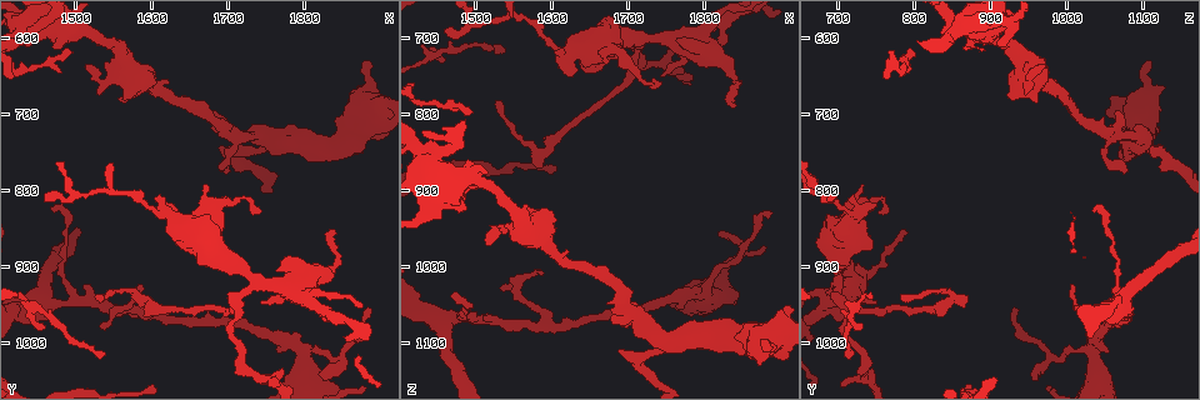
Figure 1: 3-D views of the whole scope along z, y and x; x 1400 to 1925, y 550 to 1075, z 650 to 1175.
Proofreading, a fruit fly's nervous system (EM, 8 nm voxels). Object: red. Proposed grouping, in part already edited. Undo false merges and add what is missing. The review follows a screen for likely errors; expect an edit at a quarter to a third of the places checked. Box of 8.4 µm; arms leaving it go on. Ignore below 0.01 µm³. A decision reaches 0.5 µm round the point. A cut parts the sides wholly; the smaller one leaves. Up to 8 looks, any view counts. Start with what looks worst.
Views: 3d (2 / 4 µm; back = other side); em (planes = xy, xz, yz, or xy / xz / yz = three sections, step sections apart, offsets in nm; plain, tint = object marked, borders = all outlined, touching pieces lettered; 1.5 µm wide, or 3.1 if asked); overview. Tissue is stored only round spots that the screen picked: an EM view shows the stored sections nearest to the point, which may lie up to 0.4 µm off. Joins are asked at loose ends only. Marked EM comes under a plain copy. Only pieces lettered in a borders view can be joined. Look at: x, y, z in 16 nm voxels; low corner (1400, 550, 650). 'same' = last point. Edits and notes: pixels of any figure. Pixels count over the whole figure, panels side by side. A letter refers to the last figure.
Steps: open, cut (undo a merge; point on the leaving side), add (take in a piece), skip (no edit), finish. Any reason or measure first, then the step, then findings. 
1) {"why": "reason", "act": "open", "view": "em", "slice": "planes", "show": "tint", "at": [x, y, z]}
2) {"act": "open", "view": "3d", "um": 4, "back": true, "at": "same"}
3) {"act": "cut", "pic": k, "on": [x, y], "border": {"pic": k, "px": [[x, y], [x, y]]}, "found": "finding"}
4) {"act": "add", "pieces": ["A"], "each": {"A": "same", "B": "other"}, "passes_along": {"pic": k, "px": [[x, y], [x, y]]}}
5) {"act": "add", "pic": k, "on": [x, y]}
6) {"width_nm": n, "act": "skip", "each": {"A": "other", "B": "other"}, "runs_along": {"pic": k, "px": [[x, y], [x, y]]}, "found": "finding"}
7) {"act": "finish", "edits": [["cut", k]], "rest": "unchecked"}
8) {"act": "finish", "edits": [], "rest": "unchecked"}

{"act": "open", "view": "3d", "um": 2, "at": [1685, 695, 1065]}

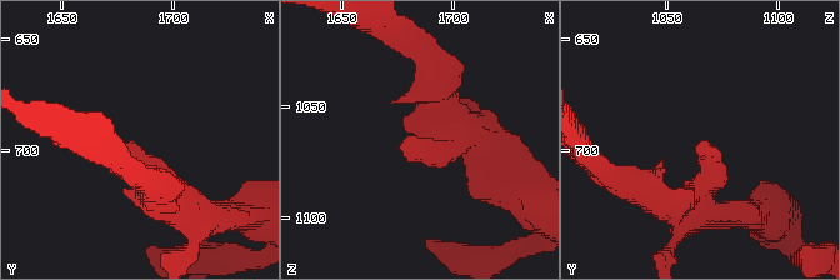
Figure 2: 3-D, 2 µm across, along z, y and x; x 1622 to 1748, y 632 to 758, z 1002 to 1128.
{"act": "open", "view": "em", "slice": "planes", "show": "tint", "at": [1680, 695, 1066]}

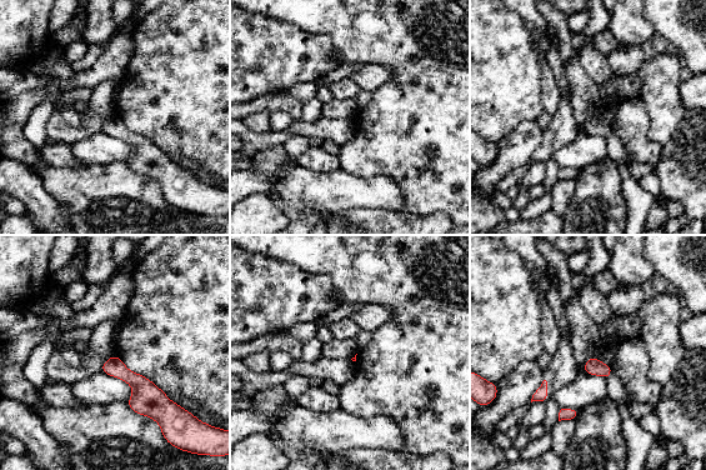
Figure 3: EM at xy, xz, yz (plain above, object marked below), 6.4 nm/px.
{"act": "open", "view": "em", "slice": "planes", "show": "borders", "at": "same"}

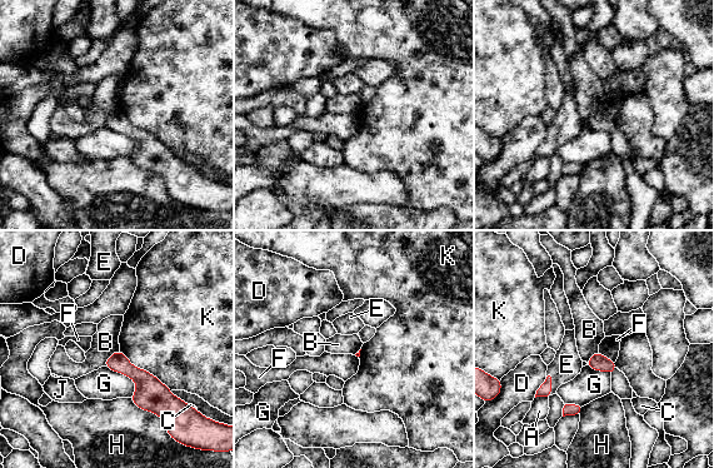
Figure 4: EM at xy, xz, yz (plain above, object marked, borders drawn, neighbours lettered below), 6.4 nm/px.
{"act": "add", "pieces": ["E"], "each": {"A": "other", "B": "other", "C": "other", "D": "other", "E": "same", "F": "other", "G": "other", "H": "other", "J": "other", "K": "other"}, "passes_along": {"pic": 4, "px": [[544, 391], [550, 384], [567, 364]]}, "found": "the neuron continues"}

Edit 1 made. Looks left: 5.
{"why": "tapers out", "act": "open", "view": "3d", "um": 4, "at": [1885, 955, 935]}

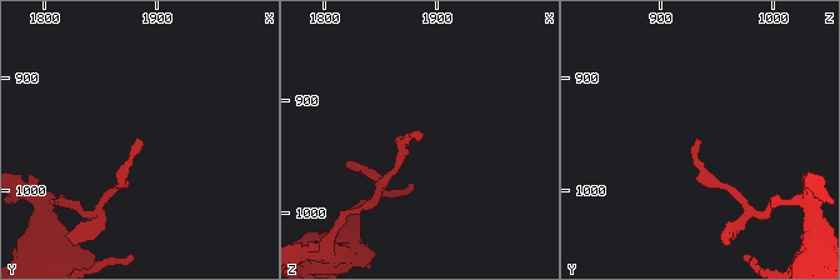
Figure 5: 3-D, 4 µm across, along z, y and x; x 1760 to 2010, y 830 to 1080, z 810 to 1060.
{"why": "shape alone is not enough", "act": "open", "view": "em", "slice": "planes", "show": "borders", "at": [1886, 952, 936]}

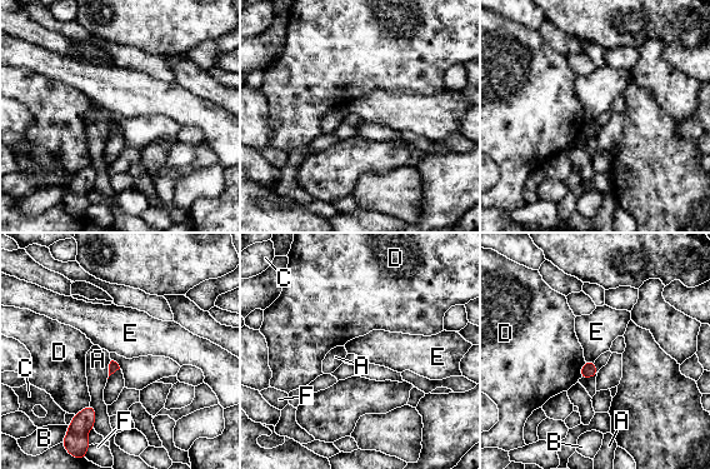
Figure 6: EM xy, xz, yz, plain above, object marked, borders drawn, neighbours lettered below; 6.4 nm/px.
{"act": "skip", "each": {"A": "other", "B": "other", "C": "other", "D": "other", "E": "other", "F": "other"}, "border": {"pic": 6, "px": [[585, 360], [594, 362]]}, "found": "no lettered piece goes on from it"}

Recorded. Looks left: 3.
{"why": "calibre changes", "act": "open", "view": "em", "slice": "xy", "step": 4, "show": "tint", "at": [1515, 595, 895]}

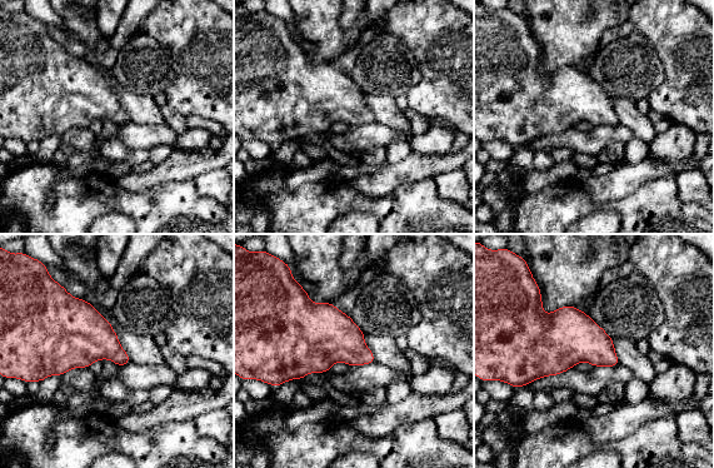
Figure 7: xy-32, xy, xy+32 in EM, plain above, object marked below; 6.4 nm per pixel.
{"why": "another direction", "act": "open", "view": "em", "slice": "planes", "show": "borders", "at": "same"}

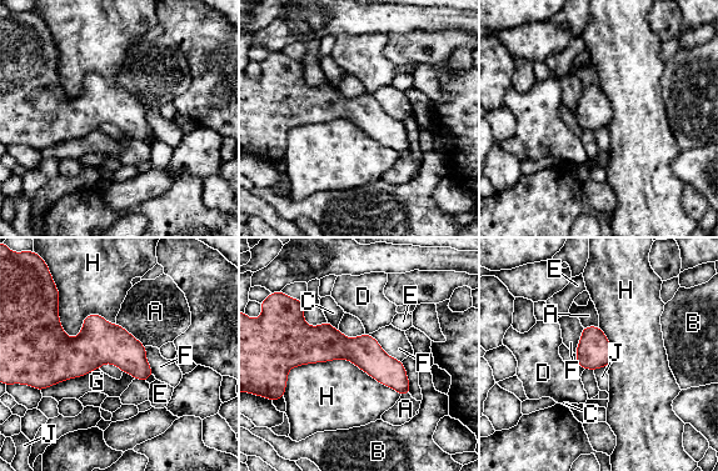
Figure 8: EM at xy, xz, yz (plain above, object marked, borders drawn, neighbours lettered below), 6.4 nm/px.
{"act": "skip", "each": {"A": "other", "B": "other", "C": "other", "D": "other", "E": "other", "F": "other", "G": "other", "H": "other", "J": "other"}, "border": {"pic": 8, "px": [[99, 367], [114, 364], [123, 371]]}, "found": "one neuron here"}

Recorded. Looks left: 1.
{"act": "finish", "edits": [["add", 4]], "rest": "unchecked"}

